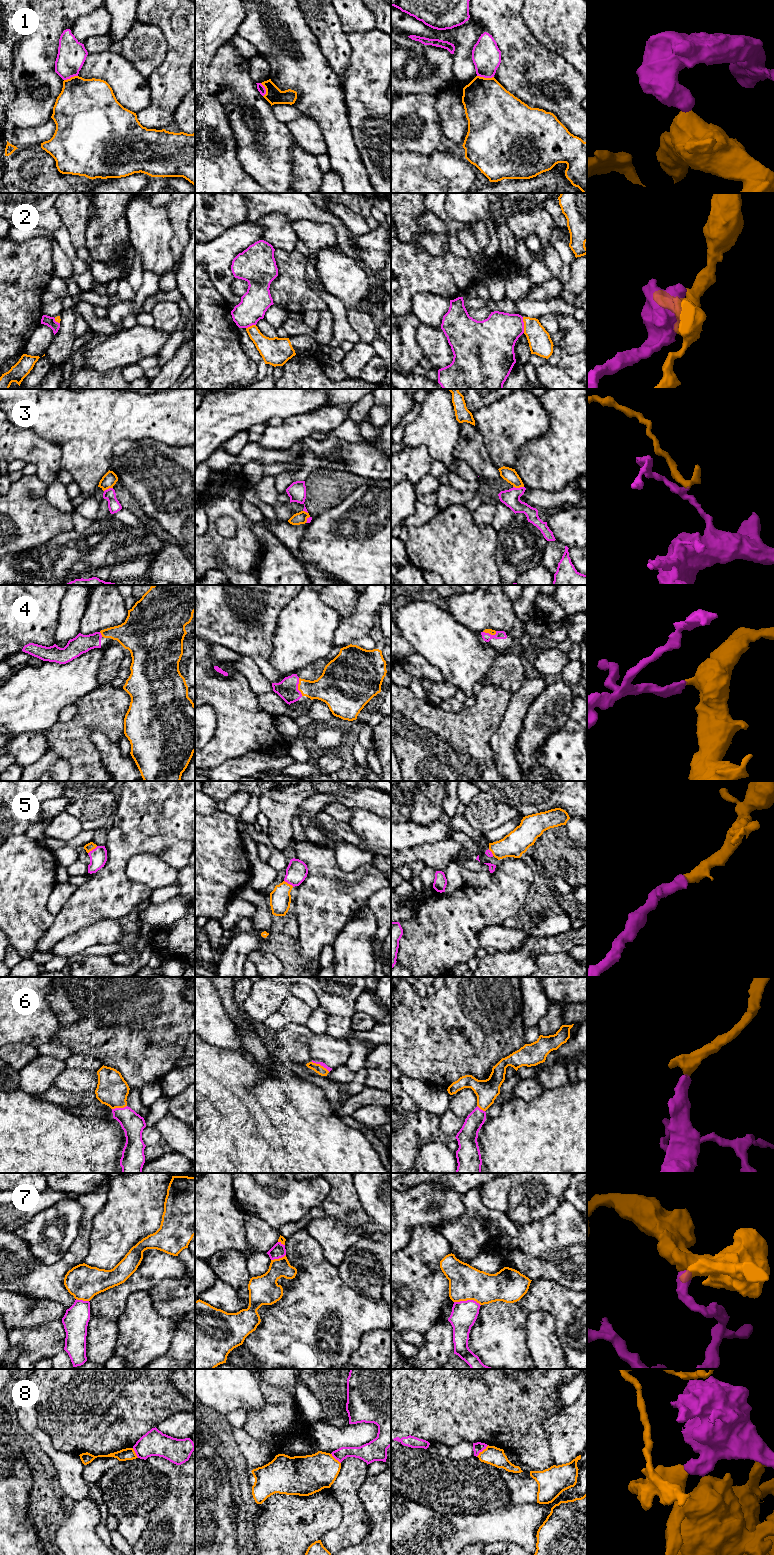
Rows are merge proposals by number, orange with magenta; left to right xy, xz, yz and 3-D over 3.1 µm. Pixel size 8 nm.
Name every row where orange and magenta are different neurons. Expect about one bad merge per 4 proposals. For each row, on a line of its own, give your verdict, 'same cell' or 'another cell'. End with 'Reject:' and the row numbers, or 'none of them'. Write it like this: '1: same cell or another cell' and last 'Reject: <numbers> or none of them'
1: another cell
2: another cell
3: another cell
4: same cell
5: same cell
6: same cell
7: another cell
8: another cell
Reject: 1, 2, 3, 7, 8

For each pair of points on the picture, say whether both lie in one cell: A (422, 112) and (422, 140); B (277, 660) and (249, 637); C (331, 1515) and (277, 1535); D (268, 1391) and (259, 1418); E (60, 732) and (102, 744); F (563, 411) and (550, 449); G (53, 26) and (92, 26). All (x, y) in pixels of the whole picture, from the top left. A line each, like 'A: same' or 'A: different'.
A: same
B: different
C: same
D: same
E: different
F: same
G: different

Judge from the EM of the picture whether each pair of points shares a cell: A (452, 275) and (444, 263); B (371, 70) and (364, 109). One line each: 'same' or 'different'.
A: same
B: same

